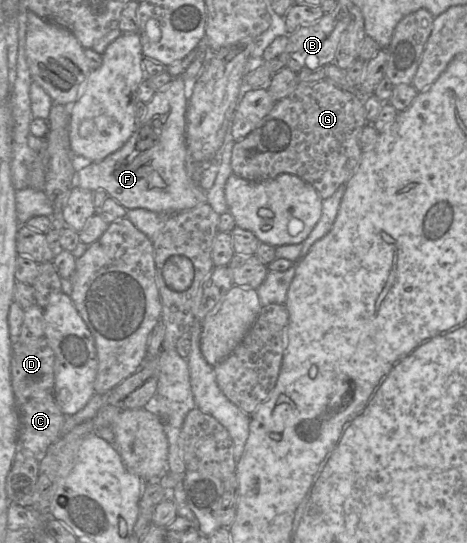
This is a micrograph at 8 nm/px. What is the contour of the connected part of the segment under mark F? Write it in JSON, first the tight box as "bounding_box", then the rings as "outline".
{"bounding_box":[75,75,206,215],"outline":[[[181,75],[172,78],[166,87],[154,93],[152,99],[146,103],[145,115],[135,123],[132,135],[120,149],[101,161],[78,160],[75,185],[90,191],[104,190],[126,210],[142,208],[158,214],[173,215],[206,203],[206,191],[199,186],[199,183],[189,178],[185,168],[185,113],[185,80]]]}

